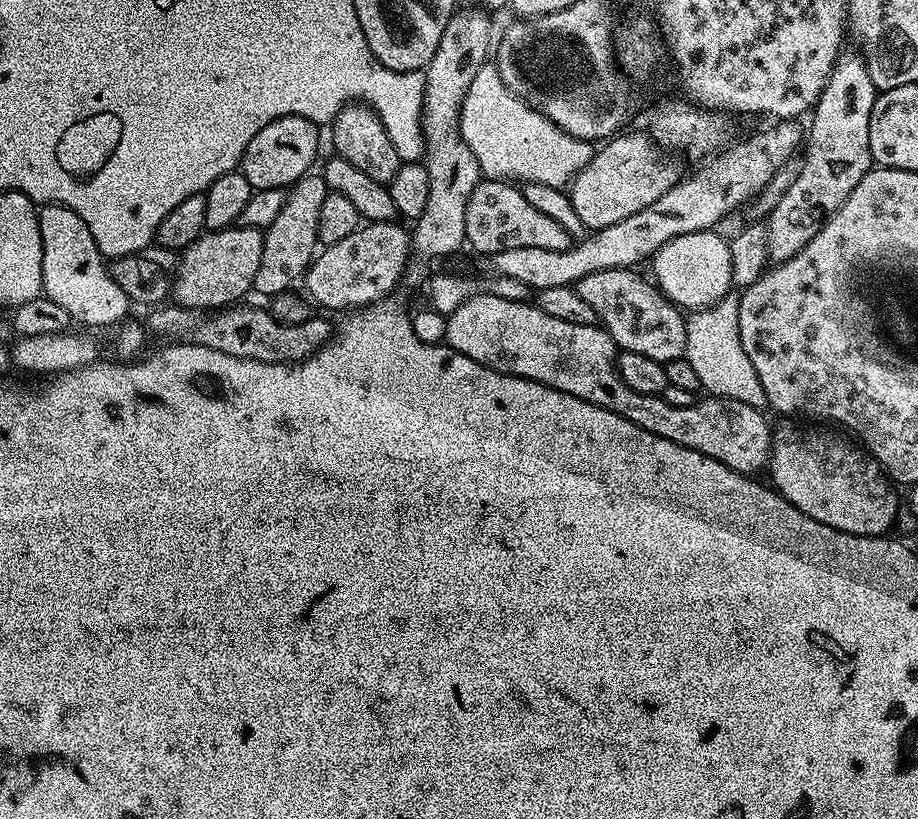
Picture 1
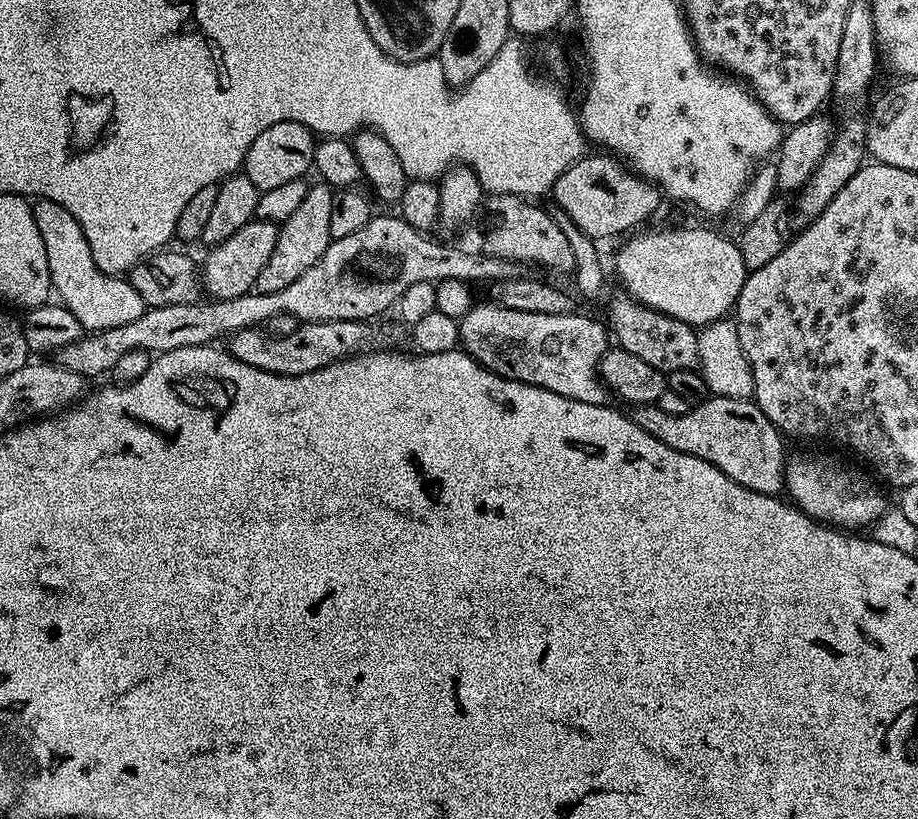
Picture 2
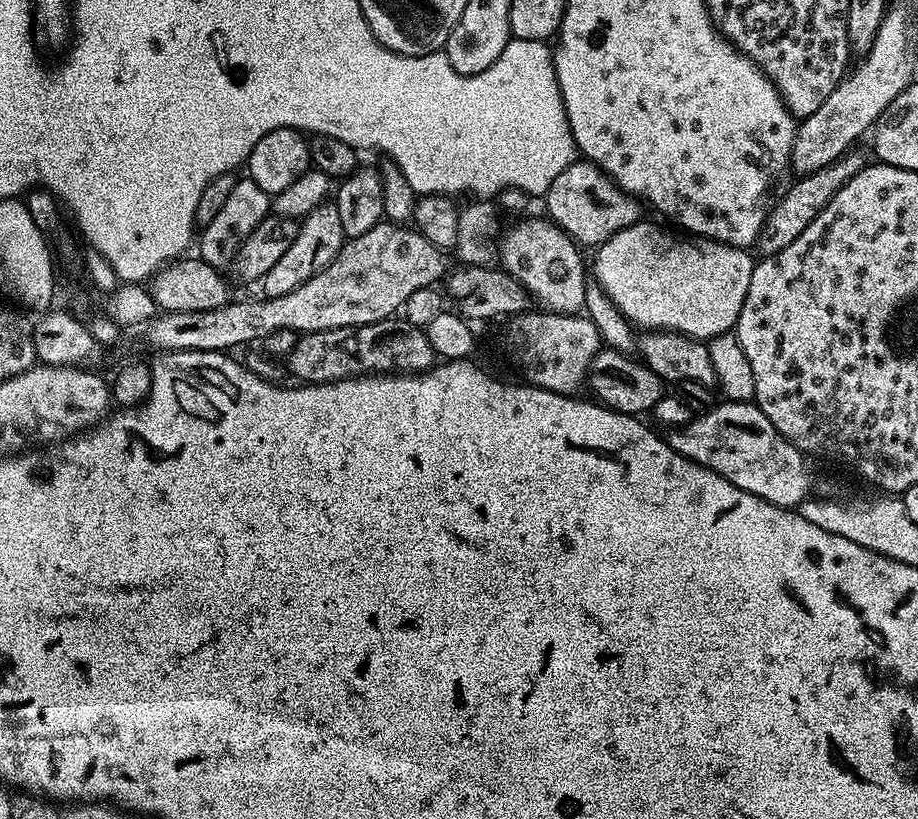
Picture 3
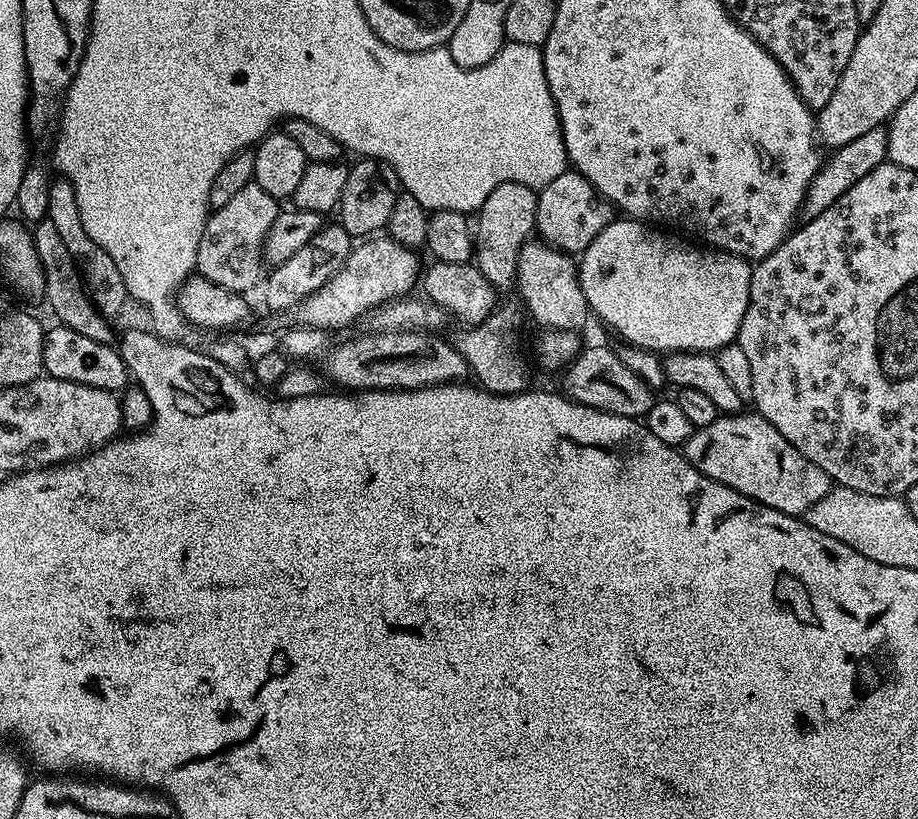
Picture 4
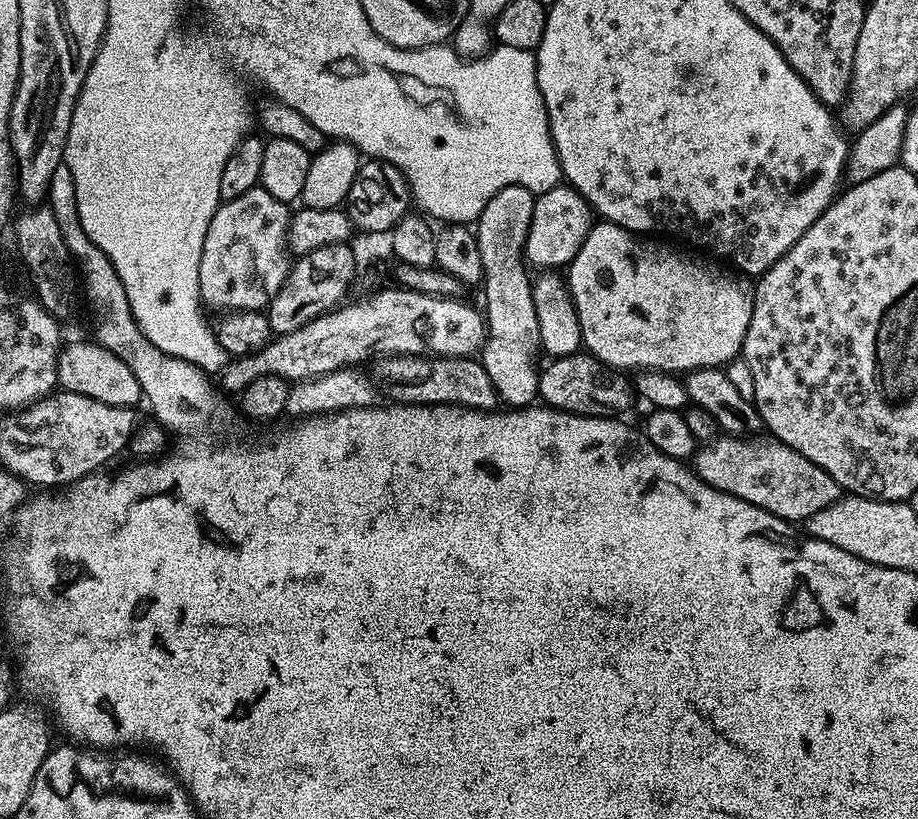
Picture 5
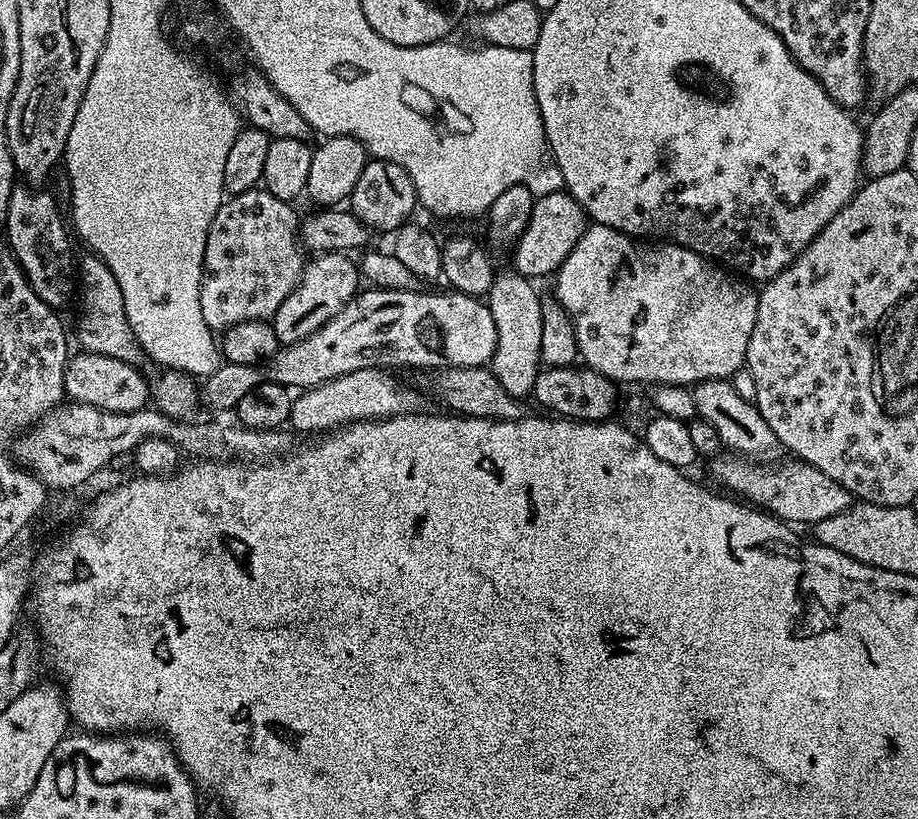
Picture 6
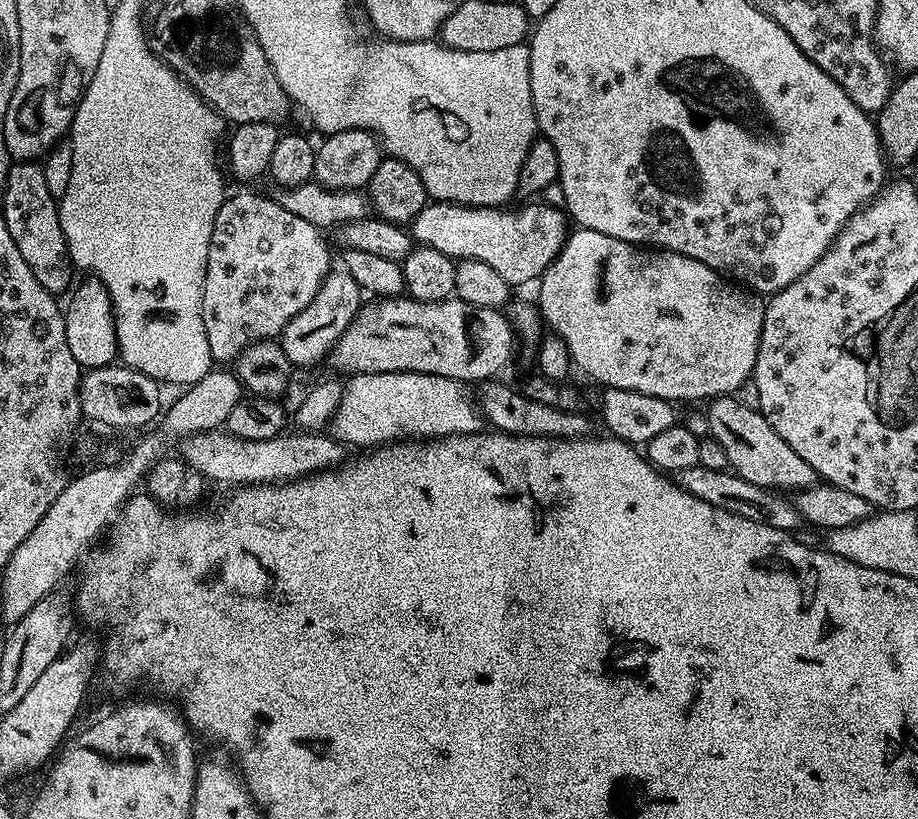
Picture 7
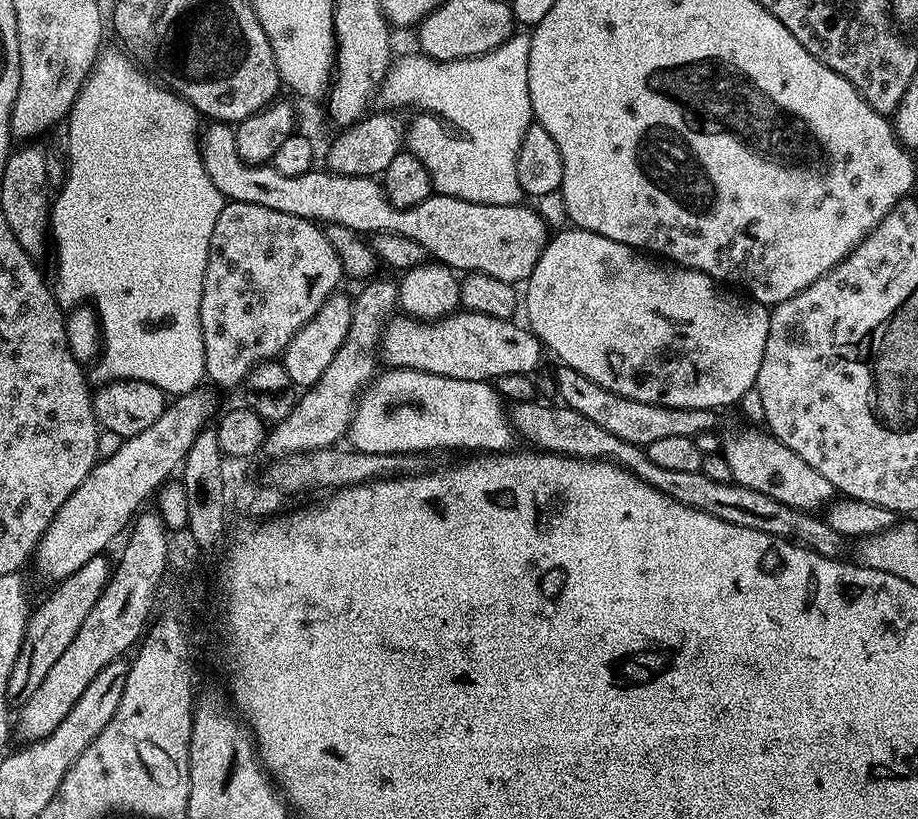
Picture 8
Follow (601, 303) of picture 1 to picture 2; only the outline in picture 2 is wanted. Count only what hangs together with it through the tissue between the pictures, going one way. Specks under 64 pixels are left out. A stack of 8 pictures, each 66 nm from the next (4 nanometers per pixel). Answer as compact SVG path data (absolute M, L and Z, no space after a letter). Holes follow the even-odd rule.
M624 290L618 292L608 304L606 324L619 347L630 350L630 354L644 359L649 366L654 366L654 370L665 374L674 370L696 368L699 365L695 327L657 309L648 308Z

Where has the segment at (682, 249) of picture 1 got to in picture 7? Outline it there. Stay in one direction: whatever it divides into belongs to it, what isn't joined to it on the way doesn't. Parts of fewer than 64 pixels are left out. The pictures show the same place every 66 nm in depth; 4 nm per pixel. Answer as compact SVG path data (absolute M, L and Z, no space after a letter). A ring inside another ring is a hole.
M577 227L569 231L560 253L554 258L552 265L547 268L538 281L538 302L536 301L541 319L551 327L549 328L567 346L573 365L579 368L601 387L636 390L638 393L649 394L682 404L684 400L713 400L718 396L737 393L741 385L751 375L754 362L757 360L757 348L760 345L762 322L765 318L765 301L755 293L732 283L721 273L716 272L705 263L697 259L686 258L674 251L664 249L643 248L630 244L625 240L610 238L606 234L598 234L598 230Z

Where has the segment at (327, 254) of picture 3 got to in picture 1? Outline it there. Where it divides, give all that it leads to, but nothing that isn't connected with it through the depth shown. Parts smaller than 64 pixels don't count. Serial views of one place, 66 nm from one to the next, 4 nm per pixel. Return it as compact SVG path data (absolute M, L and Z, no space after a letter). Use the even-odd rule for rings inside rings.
M320 174L301 176L287 189L282 210L278 210L278 216L270 222L268 228L263 229L264 249L258 266L258 274L254 274L253 293L261 292L266 298L273 298L291 289L291 284L296 279L297 283L307 273L308 265L314 259L320 238L318 214L322 214L322 202L326 202L328 194L328 187L323 175Z

